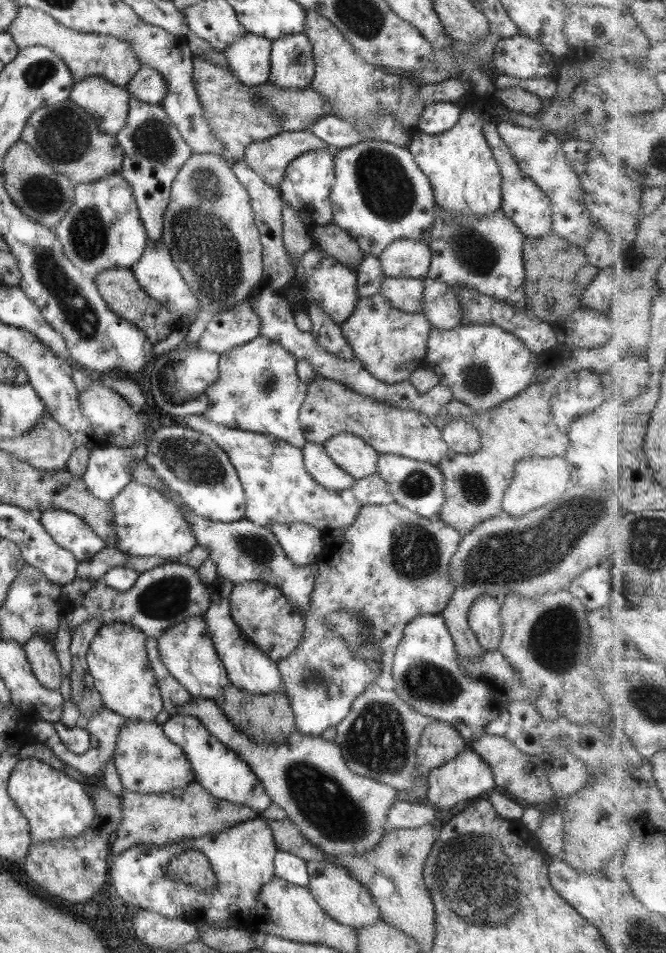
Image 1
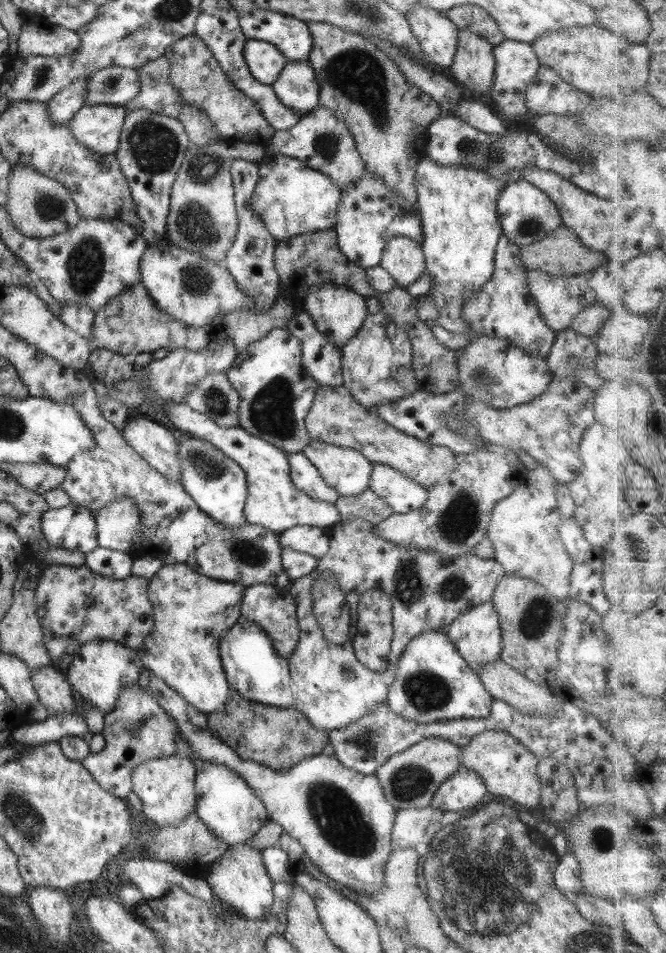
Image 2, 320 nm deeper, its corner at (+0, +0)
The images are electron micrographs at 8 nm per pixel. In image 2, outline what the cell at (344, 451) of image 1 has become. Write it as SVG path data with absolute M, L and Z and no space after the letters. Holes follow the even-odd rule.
M310 439L302 453L339 497L357 496L368 488L373 464L357 451Z

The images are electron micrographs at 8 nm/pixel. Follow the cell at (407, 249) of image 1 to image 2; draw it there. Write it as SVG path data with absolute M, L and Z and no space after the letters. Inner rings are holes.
M404 236L393 237L385 243L378 265L391 276L398 288L409 288L412 282L425 273L424 256L420 244Z

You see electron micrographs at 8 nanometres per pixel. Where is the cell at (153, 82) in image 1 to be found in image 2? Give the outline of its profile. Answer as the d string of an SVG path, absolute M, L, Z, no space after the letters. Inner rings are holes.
M115 65L106 66L89 75L83 105L105 103L125 106L137 92L139 92L137 69L125 69Z

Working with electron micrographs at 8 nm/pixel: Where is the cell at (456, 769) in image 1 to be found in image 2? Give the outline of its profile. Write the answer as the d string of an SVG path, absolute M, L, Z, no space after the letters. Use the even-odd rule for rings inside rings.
M460 766L447 780L440 783L438 789L433 793L428 807L456 816L459 811L482 805L483 794L487 794L483 781L472 770Z

